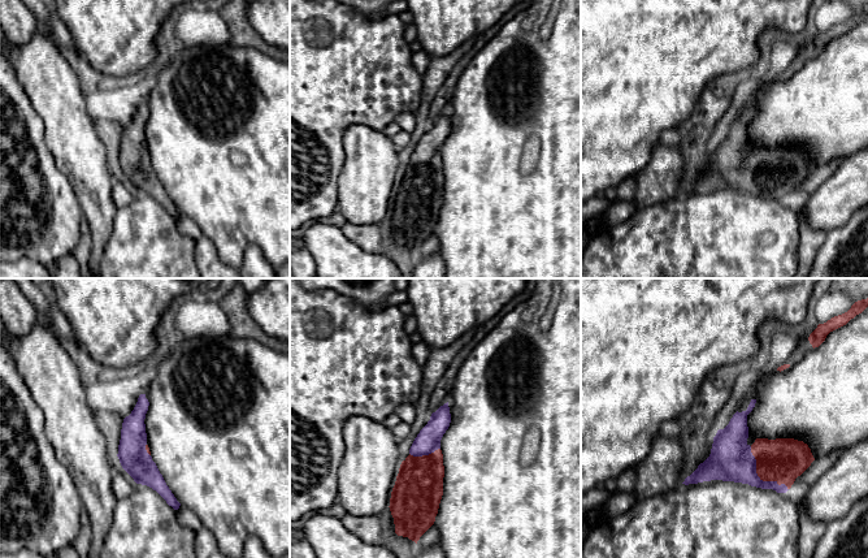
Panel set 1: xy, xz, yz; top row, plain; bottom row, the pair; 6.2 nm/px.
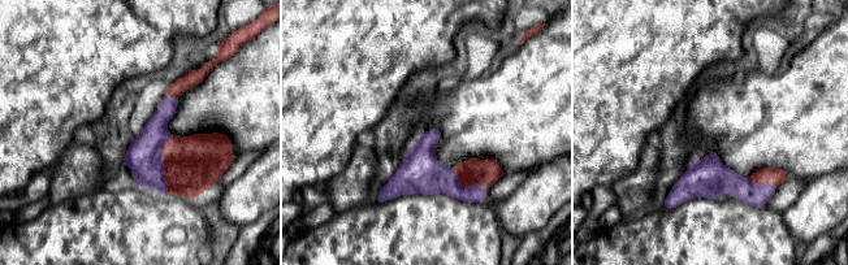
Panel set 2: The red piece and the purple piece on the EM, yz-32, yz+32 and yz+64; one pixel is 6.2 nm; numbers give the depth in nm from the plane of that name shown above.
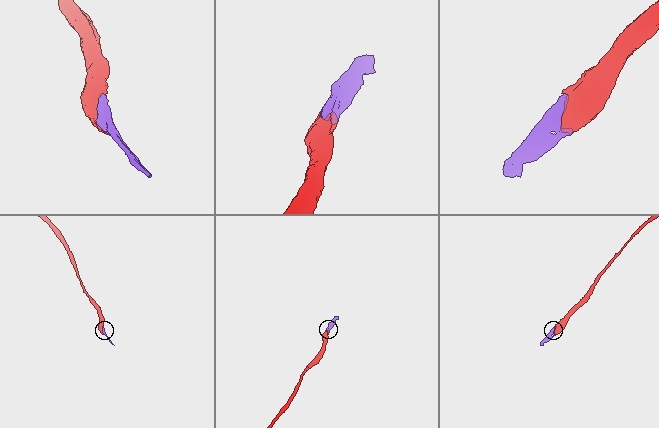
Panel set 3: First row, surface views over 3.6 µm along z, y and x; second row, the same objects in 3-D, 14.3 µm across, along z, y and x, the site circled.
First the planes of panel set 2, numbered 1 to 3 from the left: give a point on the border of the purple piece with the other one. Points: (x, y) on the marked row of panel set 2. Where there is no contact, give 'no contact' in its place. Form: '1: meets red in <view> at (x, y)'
1: meets red in yz-32 at (164, 163)
2: meets red in yz+32 at (468, 186)
3: meets red in yz+64 at (764, 182)

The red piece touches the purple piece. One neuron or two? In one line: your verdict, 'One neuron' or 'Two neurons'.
One neuron

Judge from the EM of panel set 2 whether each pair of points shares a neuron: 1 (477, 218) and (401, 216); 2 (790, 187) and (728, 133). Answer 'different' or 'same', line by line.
1: same
2: different

